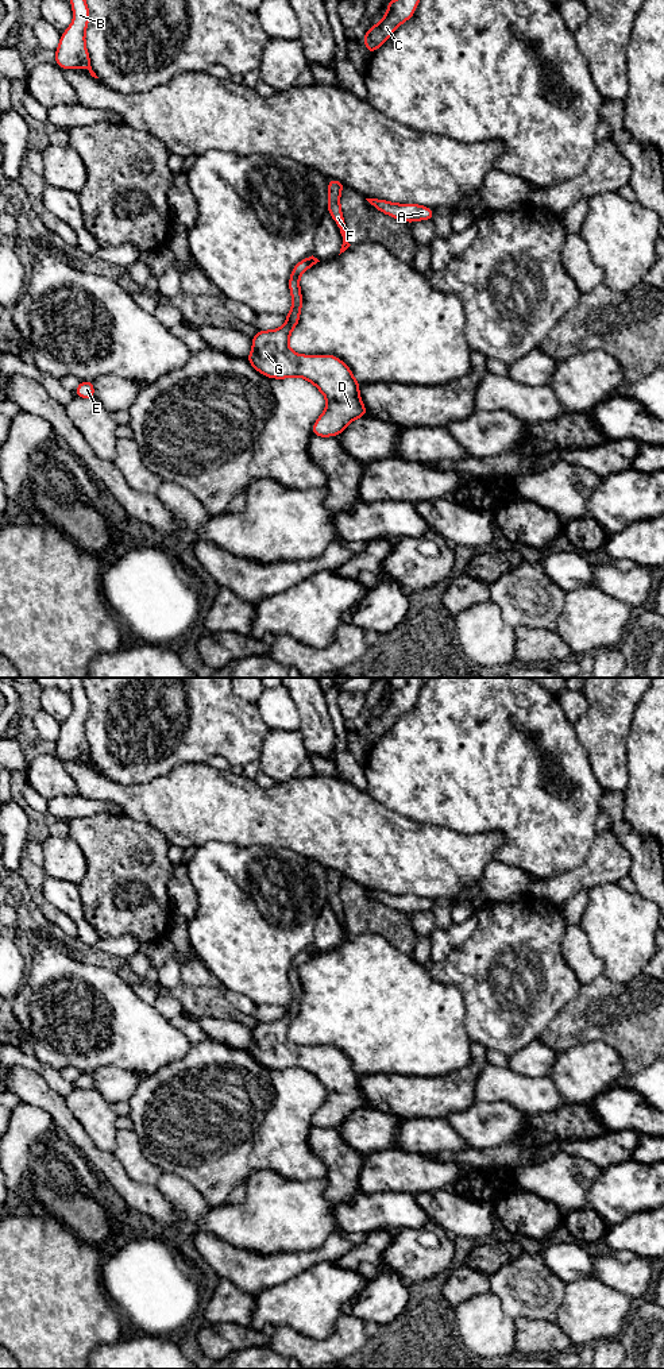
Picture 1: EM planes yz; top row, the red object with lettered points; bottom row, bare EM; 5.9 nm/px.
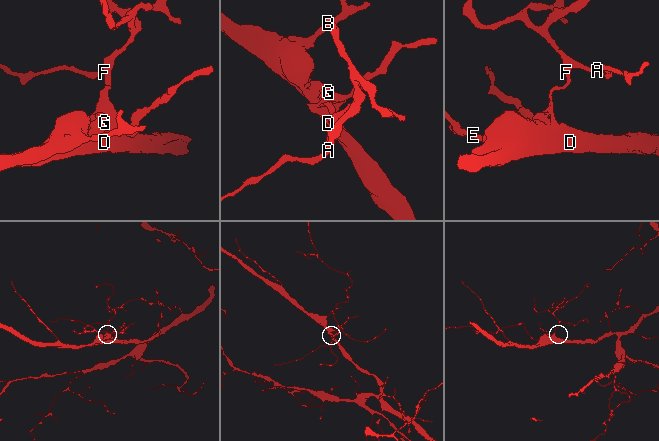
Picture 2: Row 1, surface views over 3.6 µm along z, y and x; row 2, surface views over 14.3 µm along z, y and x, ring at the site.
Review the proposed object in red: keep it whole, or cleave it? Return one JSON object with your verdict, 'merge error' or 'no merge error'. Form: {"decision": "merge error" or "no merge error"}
{"decision": "no merge error"}

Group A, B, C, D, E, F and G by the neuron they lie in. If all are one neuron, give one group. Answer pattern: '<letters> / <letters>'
A B C D E F G

